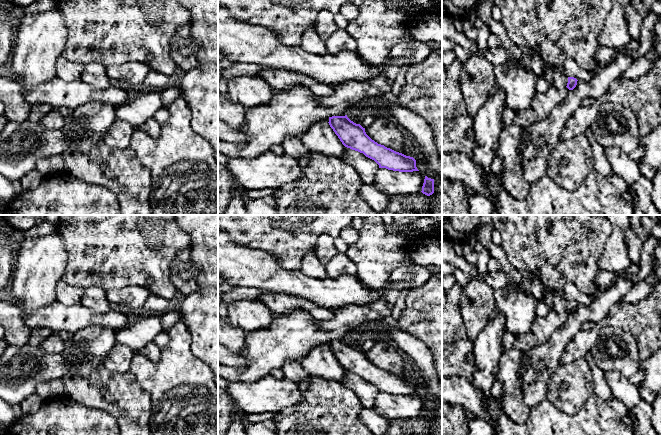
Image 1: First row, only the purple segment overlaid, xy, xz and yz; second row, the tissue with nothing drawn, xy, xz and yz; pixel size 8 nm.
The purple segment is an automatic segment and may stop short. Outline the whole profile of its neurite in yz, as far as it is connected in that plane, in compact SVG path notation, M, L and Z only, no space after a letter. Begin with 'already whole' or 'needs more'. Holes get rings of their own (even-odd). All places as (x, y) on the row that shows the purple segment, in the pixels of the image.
needs more; M502 46L498 48L488 48L482 54L493 65L503 65L509 59L515 59L517 63L525 69L531 71L537 78L543 77L550 86L556 88L567 87L573 90L577 85L577 79L567 77L560 65L554 65L544 60L535 49L530 49L529 55L524 55L521 58L516 58L511 52L504 49Z

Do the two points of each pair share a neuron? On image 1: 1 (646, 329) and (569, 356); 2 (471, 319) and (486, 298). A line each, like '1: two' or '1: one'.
1: one
2: one

